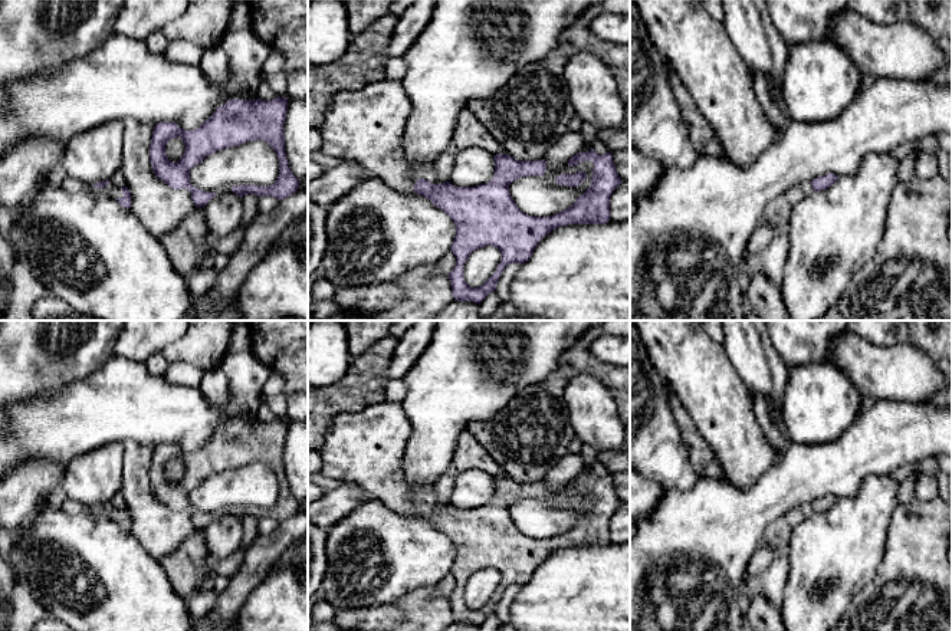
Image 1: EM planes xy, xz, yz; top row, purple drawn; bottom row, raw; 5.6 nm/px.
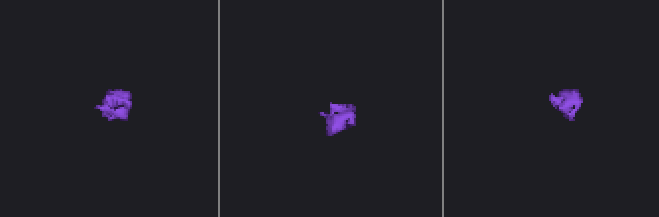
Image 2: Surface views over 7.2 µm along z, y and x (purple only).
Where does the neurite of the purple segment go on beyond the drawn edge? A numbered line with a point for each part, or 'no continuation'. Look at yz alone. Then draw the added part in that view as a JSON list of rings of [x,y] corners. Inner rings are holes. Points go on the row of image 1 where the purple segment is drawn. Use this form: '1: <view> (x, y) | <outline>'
1: yz (778, 212) | [[[810,183],[792,187],[787,193],[777,197],[765,210],[762,220],[771,223],[777,230],[785,230],[788,218],[797,204],[814,193]]]

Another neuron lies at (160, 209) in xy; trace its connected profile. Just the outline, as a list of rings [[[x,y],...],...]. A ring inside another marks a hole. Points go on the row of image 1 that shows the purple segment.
[[[124,119],[121,172],[131,193],[129,210],[157,240],[170,234],[196,207],[188,188],[171,188],[154,174],[150,144],[155,124]]]

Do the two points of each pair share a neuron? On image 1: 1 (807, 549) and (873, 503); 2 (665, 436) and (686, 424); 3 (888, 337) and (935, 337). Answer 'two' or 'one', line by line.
1: one
2: two
3: one

